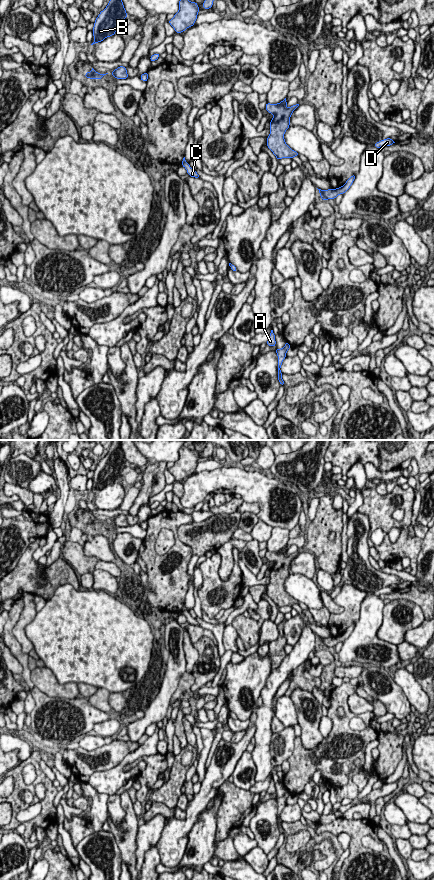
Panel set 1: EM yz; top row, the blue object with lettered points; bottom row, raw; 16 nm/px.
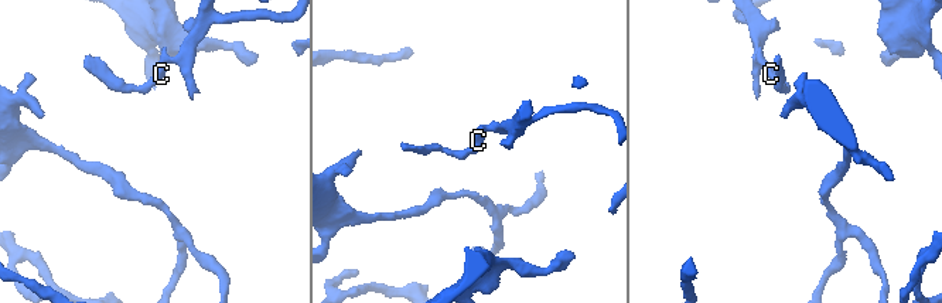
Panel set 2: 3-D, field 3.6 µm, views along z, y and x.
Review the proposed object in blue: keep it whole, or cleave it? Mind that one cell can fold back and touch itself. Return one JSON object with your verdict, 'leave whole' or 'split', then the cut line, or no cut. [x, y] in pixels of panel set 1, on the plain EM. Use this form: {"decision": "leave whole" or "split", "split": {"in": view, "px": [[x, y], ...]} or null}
{"decision": "leave whole", "split": null}

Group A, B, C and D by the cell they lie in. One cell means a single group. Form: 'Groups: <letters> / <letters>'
Groups: A B C D

